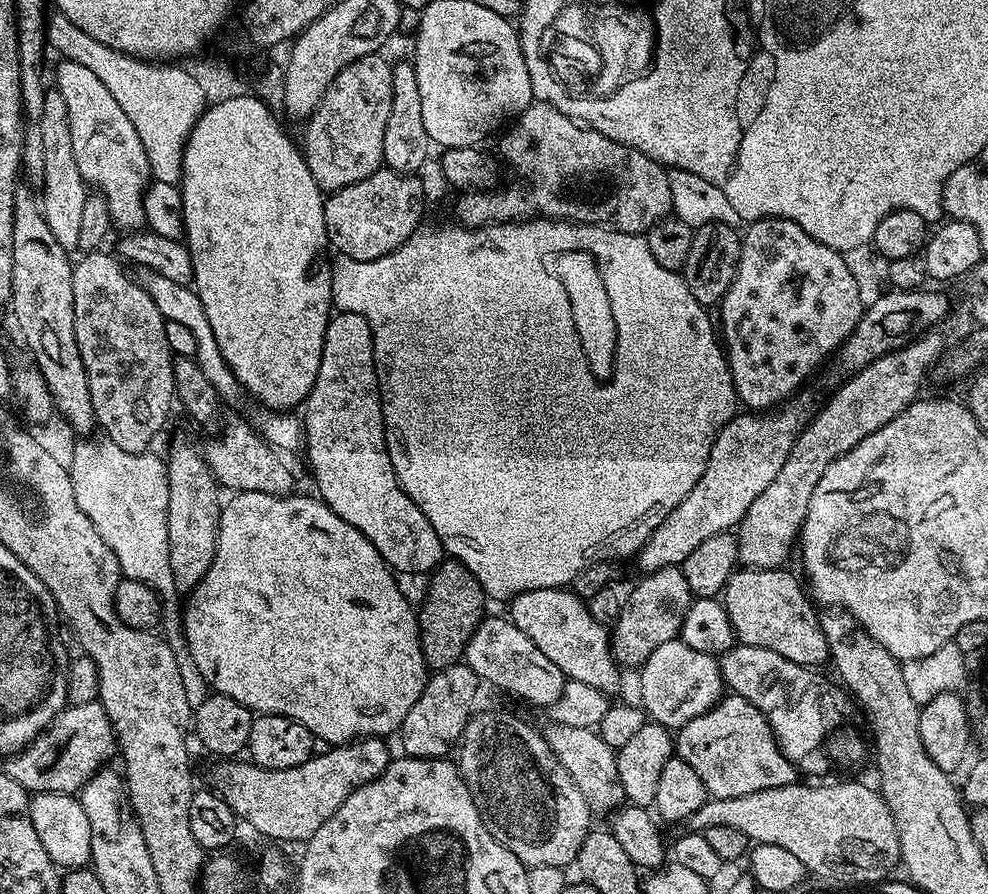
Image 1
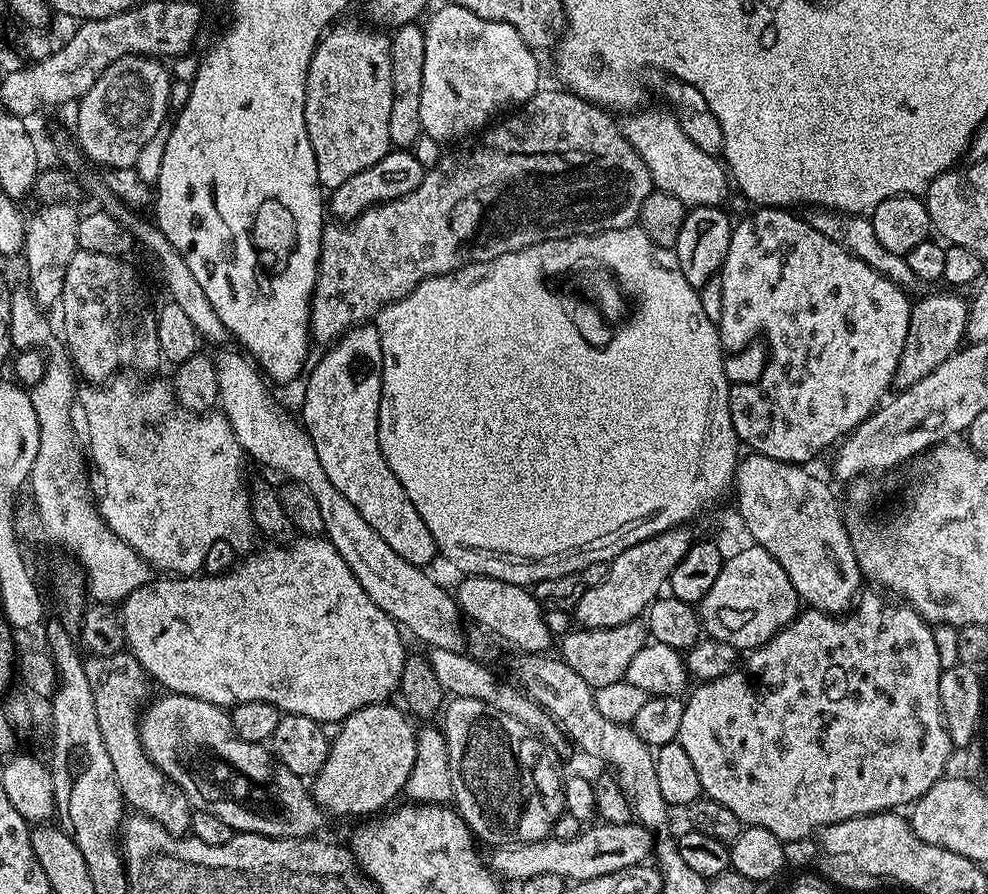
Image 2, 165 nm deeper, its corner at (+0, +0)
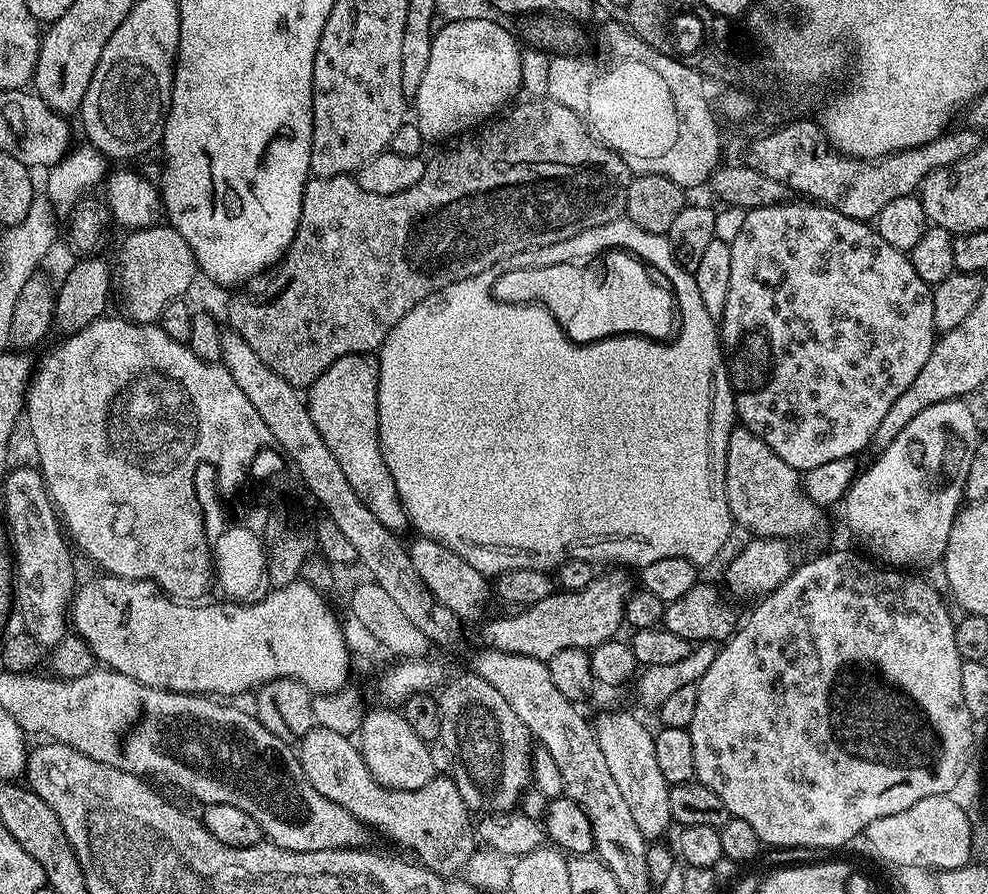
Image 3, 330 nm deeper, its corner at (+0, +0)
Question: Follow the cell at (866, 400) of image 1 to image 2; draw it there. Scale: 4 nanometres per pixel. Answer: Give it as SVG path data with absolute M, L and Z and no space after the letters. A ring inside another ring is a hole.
M944 291L948 292L936 292L933 296L924 296L920 301L917 299L913 303L910 328L906 334L906 346L902 350L902 358L898 362L894 381L897 389L903 390L914 386L914 382L922 382L926 374L938 370L938 366L942 366L946 358L953 356L965 339L969 301L963 300L955 291Z

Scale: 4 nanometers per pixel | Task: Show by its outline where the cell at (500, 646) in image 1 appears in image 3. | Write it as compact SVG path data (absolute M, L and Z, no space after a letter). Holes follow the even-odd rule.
M628 712L602 713L594 720L594 731L598 746L602 746L602 755L606 757L606 767L634 818L634 826L638 826L645 841L659 841L660 835L668 827L673 827L674 821L668 798L670 786L662 778L662 770L658 770L658 762L654 758L653 733L648 732L647 726L638 717Z

